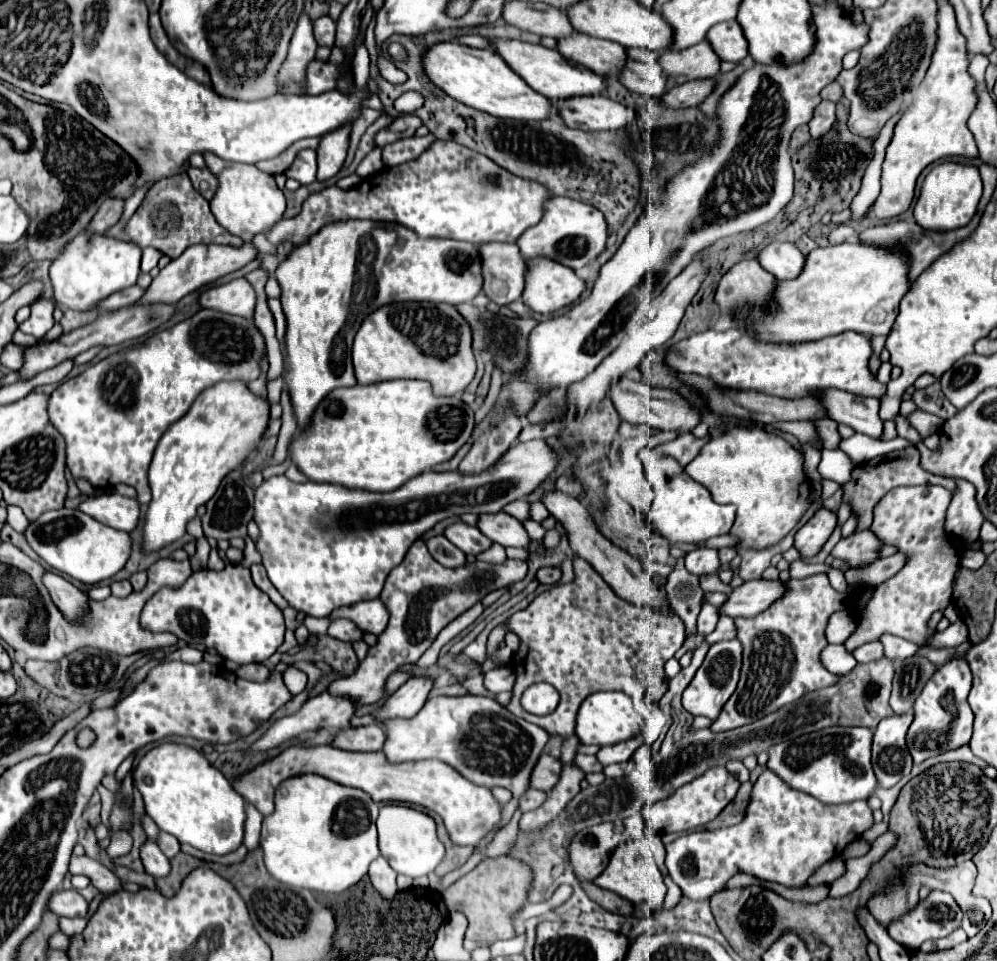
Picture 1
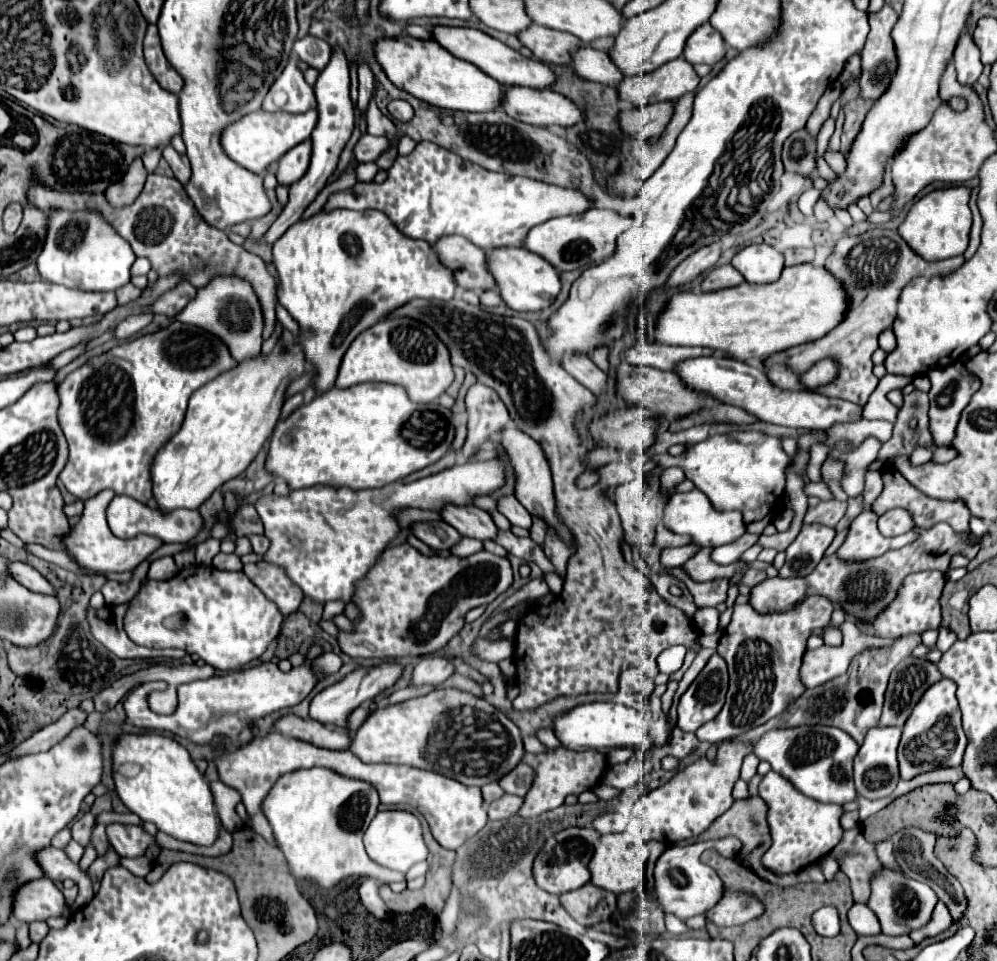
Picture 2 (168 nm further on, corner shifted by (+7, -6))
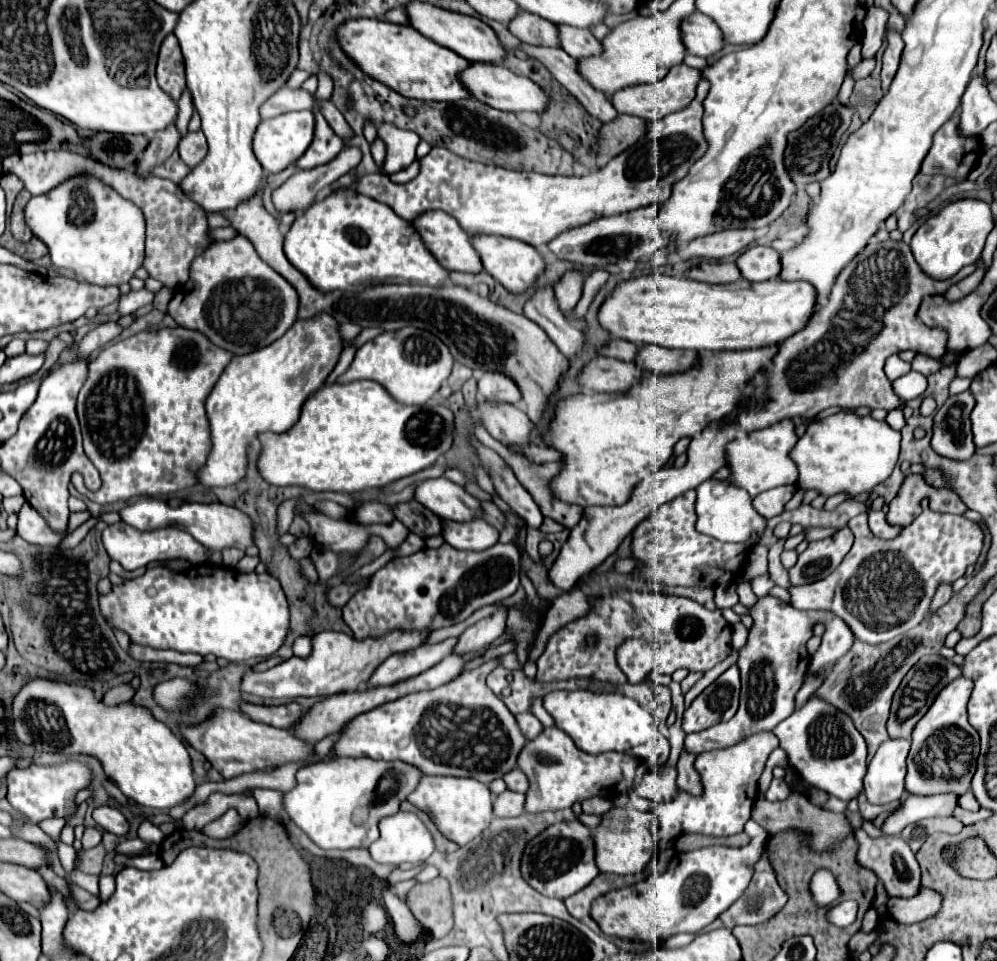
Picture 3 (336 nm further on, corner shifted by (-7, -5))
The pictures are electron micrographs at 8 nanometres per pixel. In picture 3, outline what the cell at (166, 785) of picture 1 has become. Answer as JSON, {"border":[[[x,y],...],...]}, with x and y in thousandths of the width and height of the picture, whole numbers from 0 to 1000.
{"border":[[[36,704],[16,721],[12,754],[16,769],[24,775],[34,775],[36,781],[44,781],[46,773],[46,781],[96,788],[108,811],[142,840],[171,842],[185,836],[197,821],[185,773],[142,734],[130,729],[104,734],[90,715]]]}

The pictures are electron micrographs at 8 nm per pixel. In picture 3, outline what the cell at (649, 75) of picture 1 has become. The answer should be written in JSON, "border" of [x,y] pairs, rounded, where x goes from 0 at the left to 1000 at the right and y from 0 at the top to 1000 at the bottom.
{"border":[[[558,26],[562,28],[562,49],[576,61],[584,61],[590,57],[600,57],[604,53],[602,43],[582,28],[570,28],[570,26]]]}

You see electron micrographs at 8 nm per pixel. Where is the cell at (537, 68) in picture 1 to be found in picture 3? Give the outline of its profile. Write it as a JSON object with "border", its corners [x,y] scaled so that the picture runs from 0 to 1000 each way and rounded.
{"border":[[[425,1],[407,3],[407,16],[409,16],[409,24],[419,34],[423,34],[425,39],[433,41],[439,47],[445,47],[445,49],[453,51],[455,55],[463,57],[465,61],[485,63],[485,66],[504,66],[504,61],[508,57],[508,51],[499,43],[497,34],[487,24],[483,24],[477,18],[469,18],[469,16],[455,14],[455,11],[447,11],[447,9],[441,9],[437,5],[425,3]]]}

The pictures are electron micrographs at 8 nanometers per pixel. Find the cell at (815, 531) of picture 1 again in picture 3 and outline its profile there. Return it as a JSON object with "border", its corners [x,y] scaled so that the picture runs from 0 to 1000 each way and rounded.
{"border":[[[851,548],[843,550],[837,559],[814,563],[810,571],[800,580],[800,586],[792,592],[794,609],[808,609],[830,600],[847,582],[857,565],[857,557]]]}

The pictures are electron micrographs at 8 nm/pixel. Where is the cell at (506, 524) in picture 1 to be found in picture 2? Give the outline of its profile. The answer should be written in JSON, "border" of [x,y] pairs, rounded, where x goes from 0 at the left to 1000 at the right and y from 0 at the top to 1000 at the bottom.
{"border":[[[447,527],[447,531],[441,533],[441,537],[445,539],[445,543],[455,547],[467,560],[477,560],[477,562],[487,564],[499,558],[499,549],[493,537],[477,527],[471,527],[471,529]]]}

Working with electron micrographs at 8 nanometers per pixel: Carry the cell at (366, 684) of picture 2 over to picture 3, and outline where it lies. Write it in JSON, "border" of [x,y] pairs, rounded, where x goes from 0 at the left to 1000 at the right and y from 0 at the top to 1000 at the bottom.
{"border":[[[451,663],[441,669],[421,671],[407,680],[395,680],[375,698],[375,702],[371,704],[367,715],[395,713],[395,711],[405,709],[413,702],[421,702],[427,696],[441,690],[447,682],[451,682],[455,677],[455,673],[457,673],[457,663]]]}

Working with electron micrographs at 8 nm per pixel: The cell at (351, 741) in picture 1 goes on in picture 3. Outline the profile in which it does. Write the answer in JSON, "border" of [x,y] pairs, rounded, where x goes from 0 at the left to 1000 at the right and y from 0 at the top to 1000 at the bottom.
{"border":[[[241,729],[241,740],[261,752],[279,757],[279,759],[291,759],[305,742],[305,738],[299,732],[287,732],[287,734],[255,734]]]}

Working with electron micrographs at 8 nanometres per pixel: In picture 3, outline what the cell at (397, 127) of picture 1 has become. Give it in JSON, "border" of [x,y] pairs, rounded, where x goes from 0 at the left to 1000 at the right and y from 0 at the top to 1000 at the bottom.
{"border":[[[347,153],[335,168],[309,176],[309,178],[299,178],[281,197],[273,201],[273,211],[277,220],[279,222],[289,222],[289,220],[303,222],[317,209],[319,199],[327,197],[343,180],[357,174],[357,170],[361,168],[359,163],[361,159],[355,153]]]}

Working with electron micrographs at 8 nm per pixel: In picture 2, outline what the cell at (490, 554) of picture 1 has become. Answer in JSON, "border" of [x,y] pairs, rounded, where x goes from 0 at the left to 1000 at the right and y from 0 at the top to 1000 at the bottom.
{"border":[[[463,560],[463,564],[459,568],[455,568],[451,574],[459,581],[467,581],[467,579],[473,579],[475,574],[481,574],[485,572],[485,566],[479,564],[479,562],[469,562],[469,560]]]}

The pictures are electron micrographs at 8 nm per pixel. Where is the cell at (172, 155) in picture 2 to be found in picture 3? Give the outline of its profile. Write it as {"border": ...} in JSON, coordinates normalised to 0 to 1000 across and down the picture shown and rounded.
{"border":[[[197,136],[197,138],[187,138],[183,143],[183,147],[179,149],[179,157],[181,157],[181,163],[185,170],[189,170],[189,174],[197,174],[207,157],[209,157],[209,149],[205,145],[205,138],[203,136]]]}

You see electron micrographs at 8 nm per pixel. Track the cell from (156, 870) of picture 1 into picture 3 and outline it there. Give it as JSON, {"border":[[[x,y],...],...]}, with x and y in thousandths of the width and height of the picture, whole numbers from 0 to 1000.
{"border":[[[102,838],[94,842],[94,854],[104,863],[110,865],[114,869],[126,869],[128,867],[128,854],[124,852],[124,848],[110,838]]]}

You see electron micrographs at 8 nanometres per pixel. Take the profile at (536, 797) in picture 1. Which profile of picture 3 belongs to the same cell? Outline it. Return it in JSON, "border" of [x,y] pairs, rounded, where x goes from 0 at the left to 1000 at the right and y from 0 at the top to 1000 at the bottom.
{"border":[[[506,823],[495,829],[495,848],[497,850],[518,850],[526,846],[526,827],[516,823]]]}

